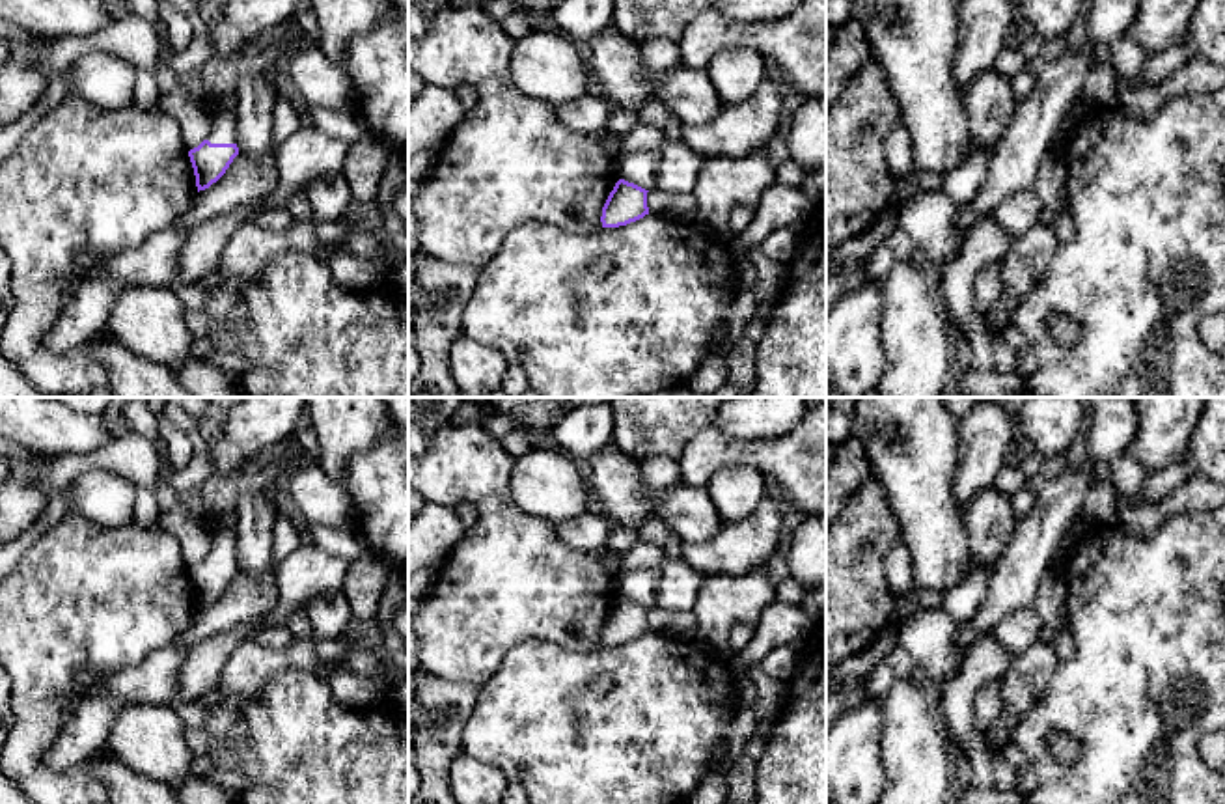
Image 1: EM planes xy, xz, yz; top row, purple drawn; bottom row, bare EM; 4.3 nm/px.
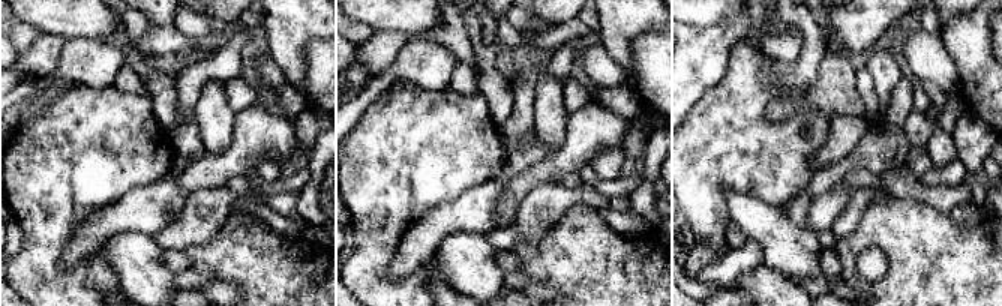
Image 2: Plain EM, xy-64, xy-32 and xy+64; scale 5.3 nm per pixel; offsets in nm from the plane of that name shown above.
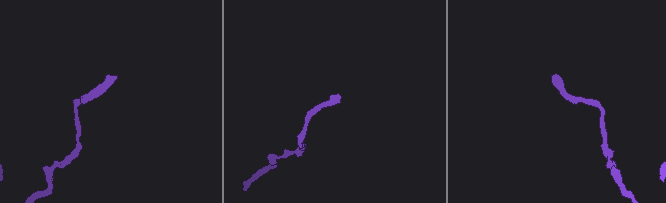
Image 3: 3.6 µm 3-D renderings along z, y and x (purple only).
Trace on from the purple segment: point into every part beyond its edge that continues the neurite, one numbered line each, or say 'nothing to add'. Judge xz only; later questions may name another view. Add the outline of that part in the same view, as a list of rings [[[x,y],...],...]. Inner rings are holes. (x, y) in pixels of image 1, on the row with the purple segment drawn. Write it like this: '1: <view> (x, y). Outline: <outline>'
nothing to add

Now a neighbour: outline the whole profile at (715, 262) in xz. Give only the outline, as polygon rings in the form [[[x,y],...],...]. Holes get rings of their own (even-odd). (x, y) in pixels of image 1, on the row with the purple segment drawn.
[[[651,213],[591,235],[571,233],[546,222],[526,222],[513,229],[479,269],[461,317],[461,332],[500,351],[509,364],[522,366],[539,397],[653,397],[686,386],[707,358],[712,332],[740,291],[735,269],[736,261],[725,239],[697,224]],[[599,257],[612,261],[612,269],[602,276],[591,270]]]

